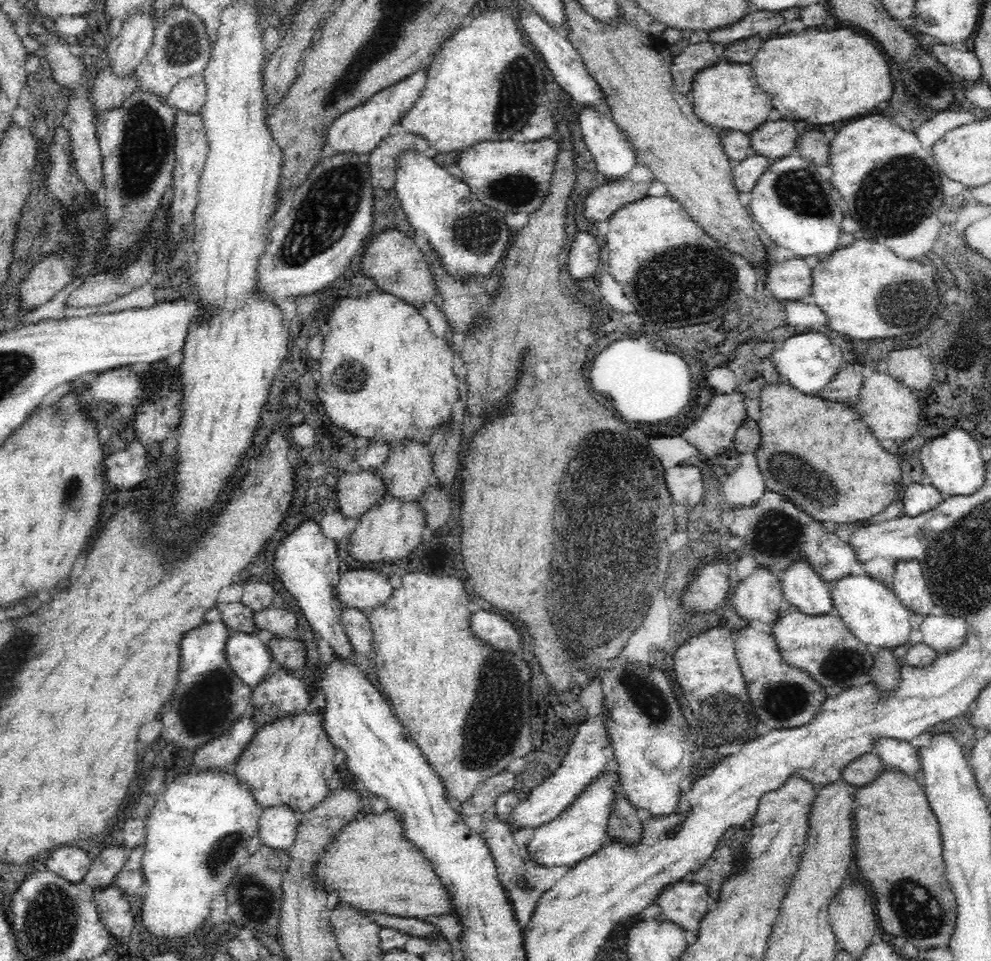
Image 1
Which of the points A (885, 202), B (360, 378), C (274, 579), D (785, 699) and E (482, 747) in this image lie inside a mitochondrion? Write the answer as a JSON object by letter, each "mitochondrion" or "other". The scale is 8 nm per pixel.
{"A":"mitochondrion","B":"mitochondrion","C":"other","D":"mitochondrion","E":"mitochondrion"}

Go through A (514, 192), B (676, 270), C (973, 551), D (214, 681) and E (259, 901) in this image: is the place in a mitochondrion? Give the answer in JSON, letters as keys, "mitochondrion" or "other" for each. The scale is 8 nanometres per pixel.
{"A":"mitochondrion","B":"mitochondrion","C":"mitochondrion","D":"mitochondrion","E":"mitochondrion"}

